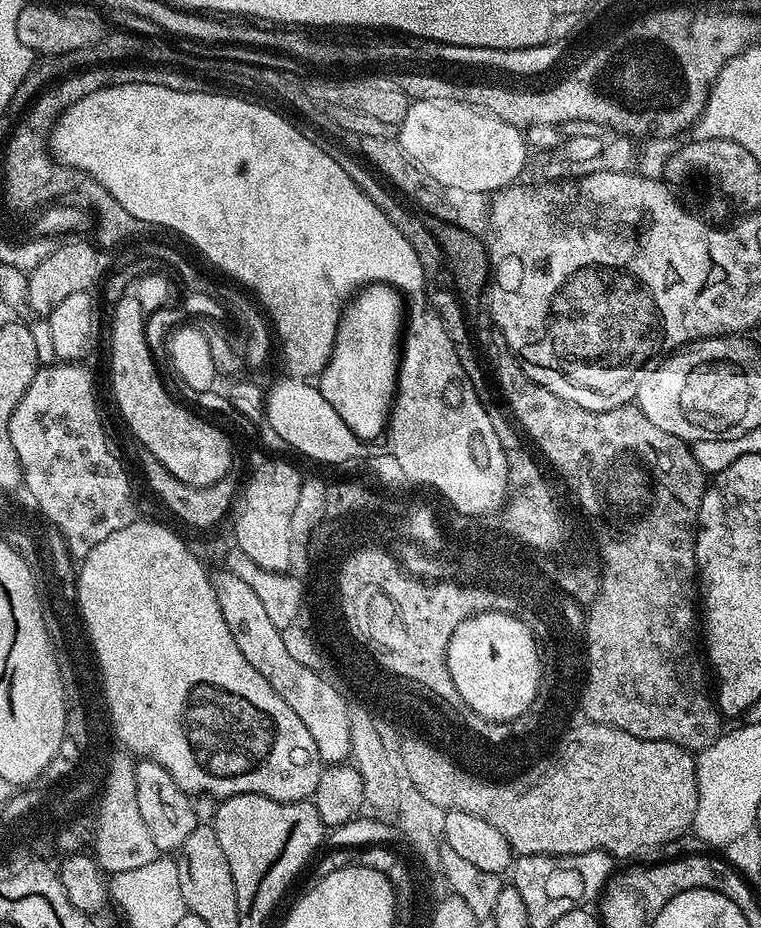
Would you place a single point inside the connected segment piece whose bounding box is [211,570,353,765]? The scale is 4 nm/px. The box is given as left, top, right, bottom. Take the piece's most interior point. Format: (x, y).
(321, 706)

